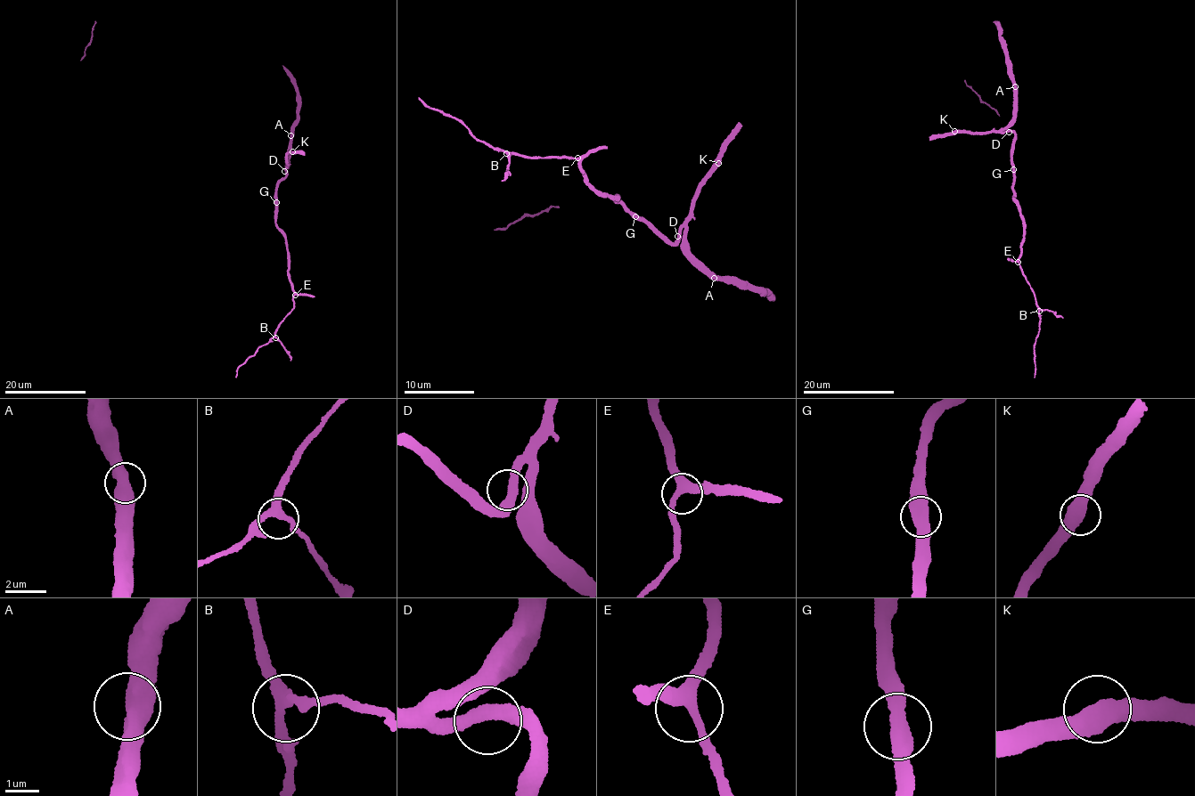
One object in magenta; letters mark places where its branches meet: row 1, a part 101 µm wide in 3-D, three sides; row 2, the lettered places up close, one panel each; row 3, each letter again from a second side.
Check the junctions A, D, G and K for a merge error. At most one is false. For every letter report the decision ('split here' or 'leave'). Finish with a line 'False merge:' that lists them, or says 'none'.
A: leave
D: leave
G: leave
K: leave
False merge: none

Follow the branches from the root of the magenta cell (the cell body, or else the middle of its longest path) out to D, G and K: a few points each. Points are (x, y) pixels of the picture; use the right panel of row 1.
D: (1013, 85), (1013, 120), (1009, 132)
G: (1013, 85), (1013, 120), (1008, 128), (1014, 133), (1010, 147), (1013, 170)
K: (1013, 85), (1013, 118), (1007, 125), (988, 132), (954, 131)

